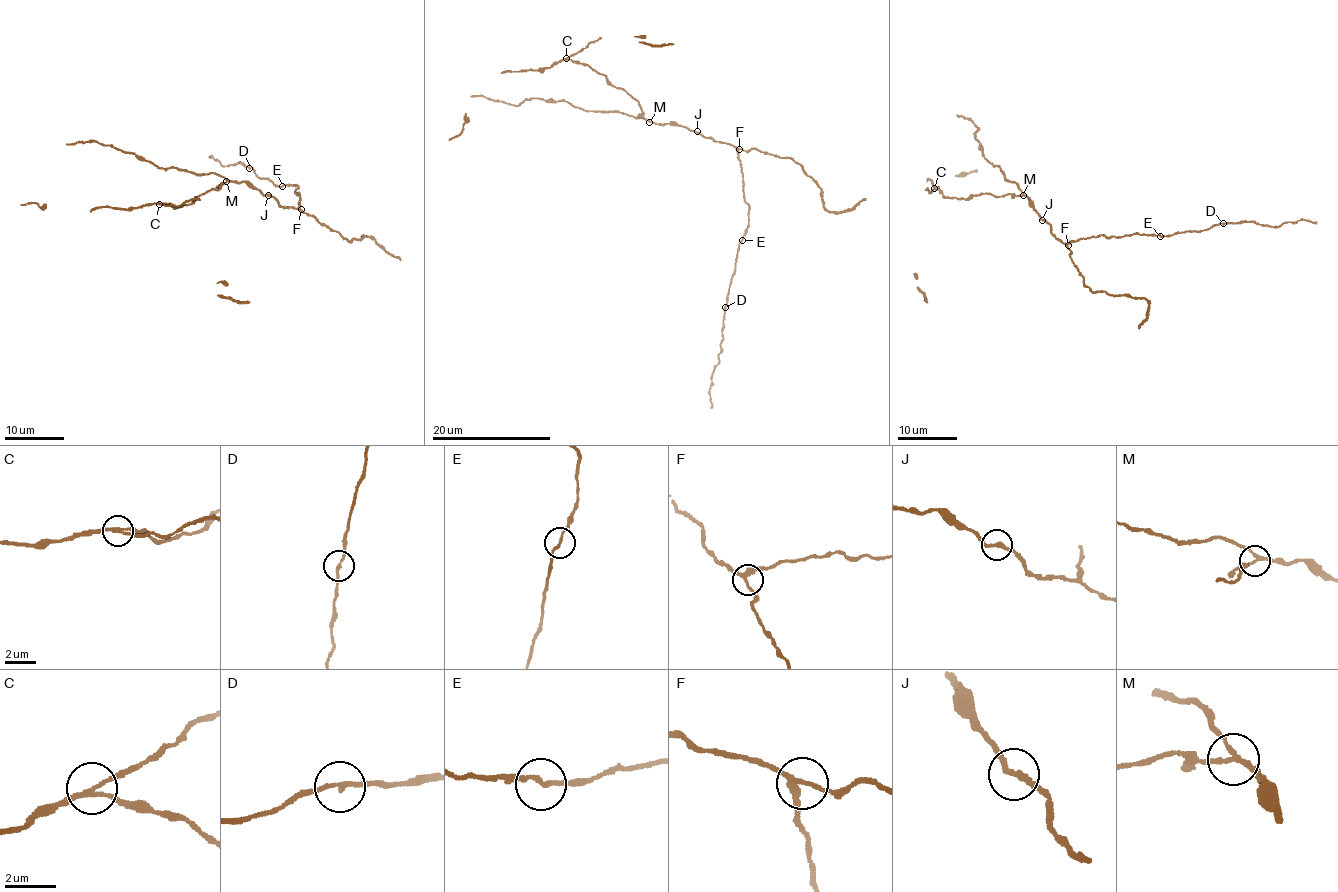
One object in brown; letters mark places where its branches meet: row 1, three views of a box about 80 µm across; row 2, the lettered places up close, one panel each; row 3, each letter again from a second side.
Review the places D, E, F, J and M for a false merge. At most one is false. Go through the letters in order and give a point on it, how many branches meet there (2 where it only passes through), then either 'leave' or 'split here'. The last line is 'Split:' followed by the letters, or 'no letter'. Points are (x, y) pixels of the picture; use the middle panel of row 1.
D: (725, 307) | 2 | leave
E: (742, 240) | 2 | leave
F: (739, 149) | 3 | leave
J: (697, 131) | 2 | leave
M: (649, 122) | 3 | split here
Split: M

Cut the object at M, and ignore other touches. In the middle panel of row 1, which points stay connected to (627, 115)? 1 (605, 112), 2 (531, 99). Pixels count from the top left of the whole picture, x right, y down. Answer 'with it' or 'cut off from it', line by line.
1: with it
2: with it

